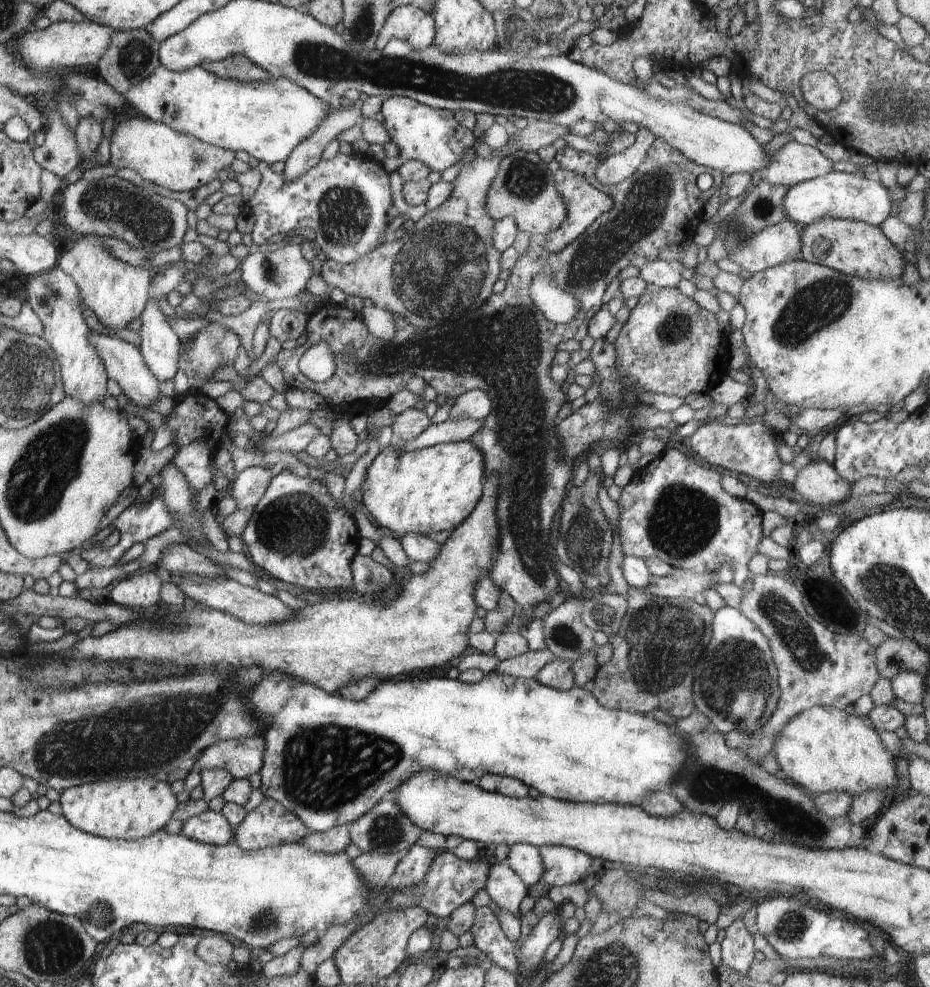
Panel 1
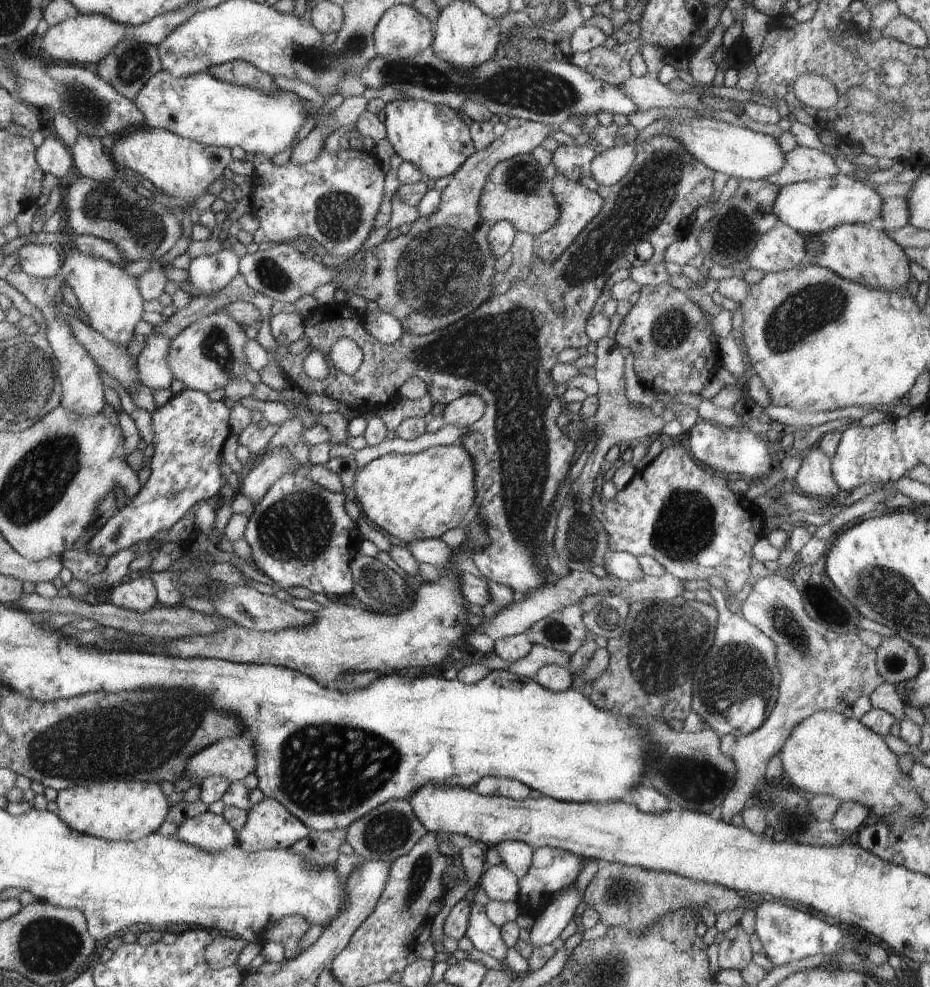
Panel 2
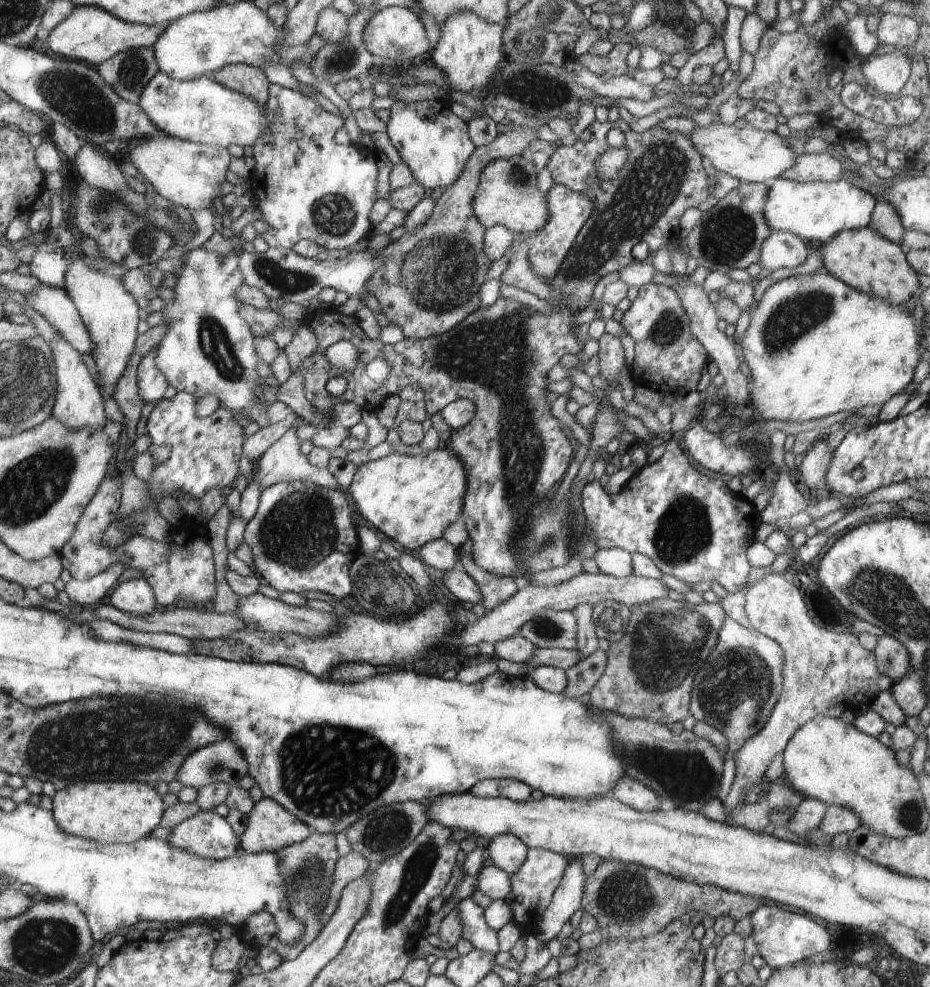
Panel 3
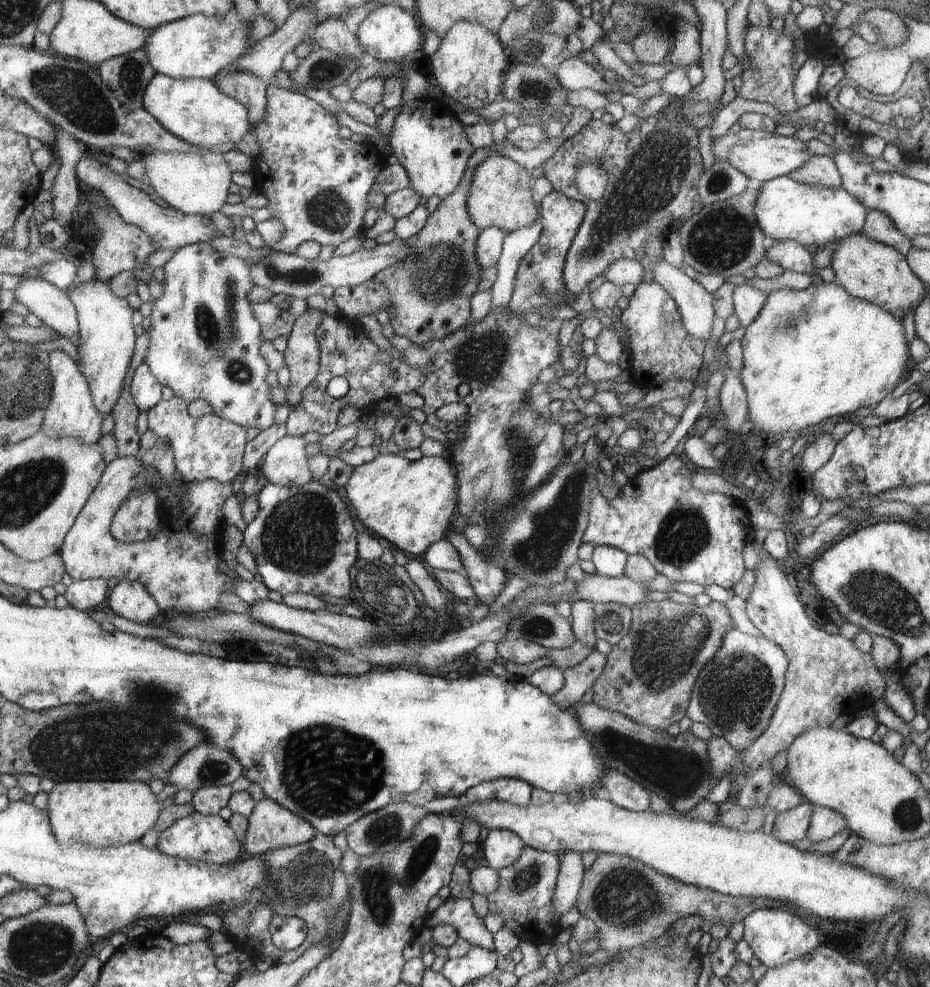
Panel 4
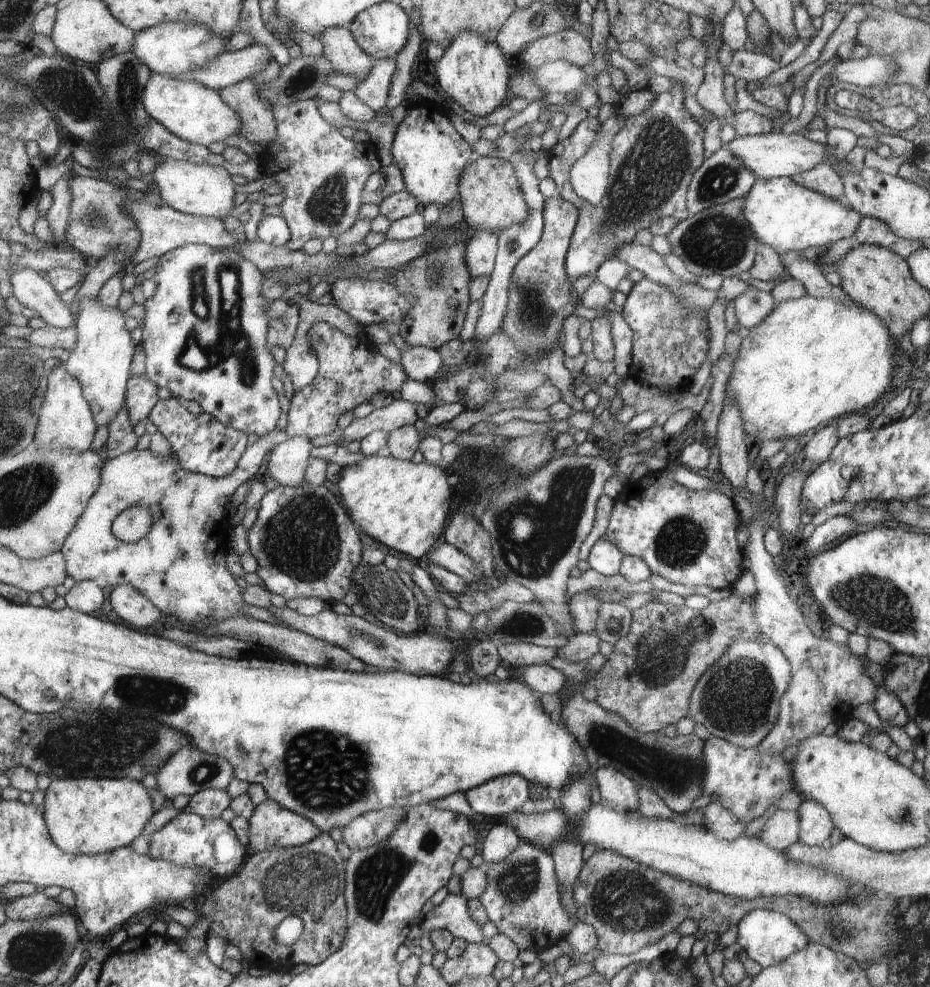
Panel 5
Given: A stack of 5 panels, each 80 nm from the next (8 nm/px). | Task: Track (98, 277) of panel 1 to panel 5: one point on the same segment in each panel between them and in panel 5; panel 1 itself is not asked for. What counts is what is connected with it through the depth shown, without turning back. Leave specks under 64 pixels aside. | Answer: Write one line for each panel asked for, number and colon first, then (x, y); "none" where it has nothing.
2: (111, 299)
3: (110, 313)
4: (107, 344)
5: (102, 361)

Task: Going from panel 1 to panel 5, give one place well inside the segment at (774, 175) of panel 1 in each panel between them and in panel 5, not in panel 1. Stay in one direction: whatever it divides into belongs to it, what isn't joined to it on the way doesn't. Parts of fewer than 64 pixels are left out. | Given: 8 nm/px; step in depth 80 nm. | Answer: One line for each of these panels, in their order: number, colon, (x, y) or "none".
2: (802, 164)
3: (808, 168)
4: (820, 170)
5: (823, 178)

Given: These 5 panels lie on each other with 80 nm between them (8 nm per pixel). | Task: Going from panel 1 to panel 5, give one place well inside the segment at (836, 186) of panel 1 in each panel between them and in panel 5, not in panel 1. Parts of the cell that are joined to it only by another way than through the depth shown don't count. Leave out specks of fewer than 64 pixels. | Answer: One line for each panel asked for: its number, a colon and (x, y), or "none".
2: (810, 207)
3: (816, 211)
4: (815, 216)
5: (782, 214)

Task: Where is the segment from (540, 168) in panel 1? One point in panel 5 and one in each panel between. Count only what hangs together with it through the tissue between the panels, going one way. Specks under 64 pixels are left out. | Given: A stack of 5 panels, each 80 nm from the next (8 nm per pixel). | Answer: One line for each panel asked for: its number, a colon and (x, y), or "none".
2: (515, 190)
3: (507, 194)
4: (501, 195)
5: (492, 199)

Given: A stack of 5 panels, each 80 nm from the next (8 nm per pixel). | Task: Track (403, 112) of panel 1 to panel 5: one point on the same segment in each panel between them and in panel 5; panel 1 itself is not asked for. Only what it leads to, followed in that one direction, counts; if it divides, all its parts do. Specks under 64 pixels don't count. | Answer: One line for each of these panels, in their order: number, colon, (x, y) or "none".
2: (433, 137)
3: (434, 143)
4: (427, 138)
5: (431, 154)

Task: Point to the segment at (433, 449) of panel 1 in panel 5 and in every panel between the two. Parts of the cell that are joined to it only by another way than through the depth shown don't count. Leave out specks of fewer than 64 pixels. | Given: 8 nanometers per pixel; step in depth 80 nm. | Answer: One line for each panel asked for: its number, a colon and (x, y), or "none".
2: (417, 496)
3: (412, 499)
4: (410, 504)
5: (404, 506)

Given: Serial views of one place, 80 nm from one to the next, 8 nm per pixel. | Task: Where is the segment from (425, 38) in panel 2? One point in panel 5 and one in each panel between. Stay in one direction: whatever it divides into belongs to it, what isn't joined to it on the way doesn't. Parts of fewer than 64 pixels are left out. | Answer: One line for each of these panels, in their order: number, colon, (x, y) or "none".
3: (394, 35)
4: (388, 33)
5: (382, 30)

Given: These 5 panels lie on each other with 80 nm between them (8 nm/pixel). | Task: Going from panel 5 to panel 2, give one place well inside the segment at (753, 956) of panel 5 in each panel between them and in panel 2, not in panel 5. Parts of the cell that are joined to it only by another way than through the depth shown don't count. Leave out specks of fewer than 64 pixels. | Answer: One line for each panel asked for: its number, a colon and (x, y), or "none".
2: (786, 933)
3: (783, 938)
4: (776, 938)

